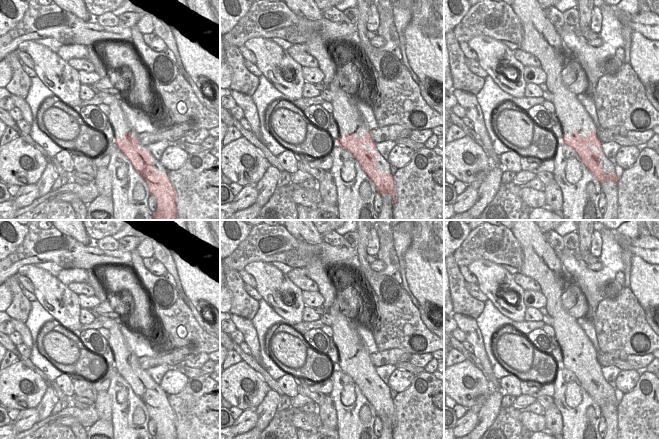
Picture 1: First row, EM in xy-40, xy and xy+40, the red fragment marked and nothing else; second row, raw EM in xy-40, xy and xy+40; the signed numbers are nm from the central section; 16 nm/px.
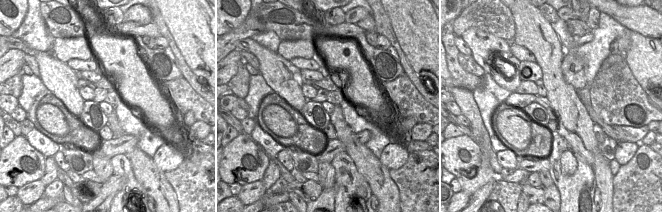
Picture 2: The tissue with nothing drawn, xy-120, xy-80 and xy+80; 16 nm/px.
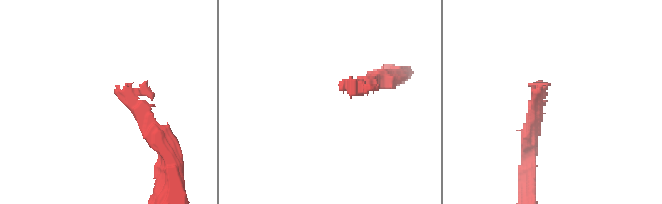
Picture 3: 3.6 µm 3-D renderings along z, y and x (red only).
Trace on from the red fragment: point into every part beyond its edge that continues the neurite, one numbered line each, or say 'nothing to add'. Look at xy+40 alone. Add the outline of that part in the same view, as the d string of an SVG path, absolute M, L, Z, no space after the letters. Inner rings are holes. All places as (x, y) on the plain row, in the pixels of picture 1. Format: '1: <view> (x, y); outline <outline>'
1: xy+40 (540, 262); outline M512 220L512 222L513 228L511 231L520 242L523 250L523 262L519 272L533 278L539 283L541 292L547 300L546 310L553 318L552 327L562 351L562 358L566 358L567 362L570 362L573 356L580 356L579 353L572 353L570 350L575 349L574 341L577 339L576 333L580 332L581 327L577 323L577 319L567 314L562 308L561 295L566 290L569 282L567 272L535 220Z

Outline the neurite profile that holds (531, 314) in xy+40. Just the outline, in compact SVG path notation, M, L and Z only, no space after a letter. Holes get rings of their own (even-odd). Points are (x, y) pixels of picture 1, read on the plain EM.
M527 307L525 310L525 321L542 321L543 315L540 313L539 309L533 307Z

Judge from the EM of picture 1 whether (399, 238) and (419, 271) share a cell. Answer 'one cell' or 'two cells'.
two cells

